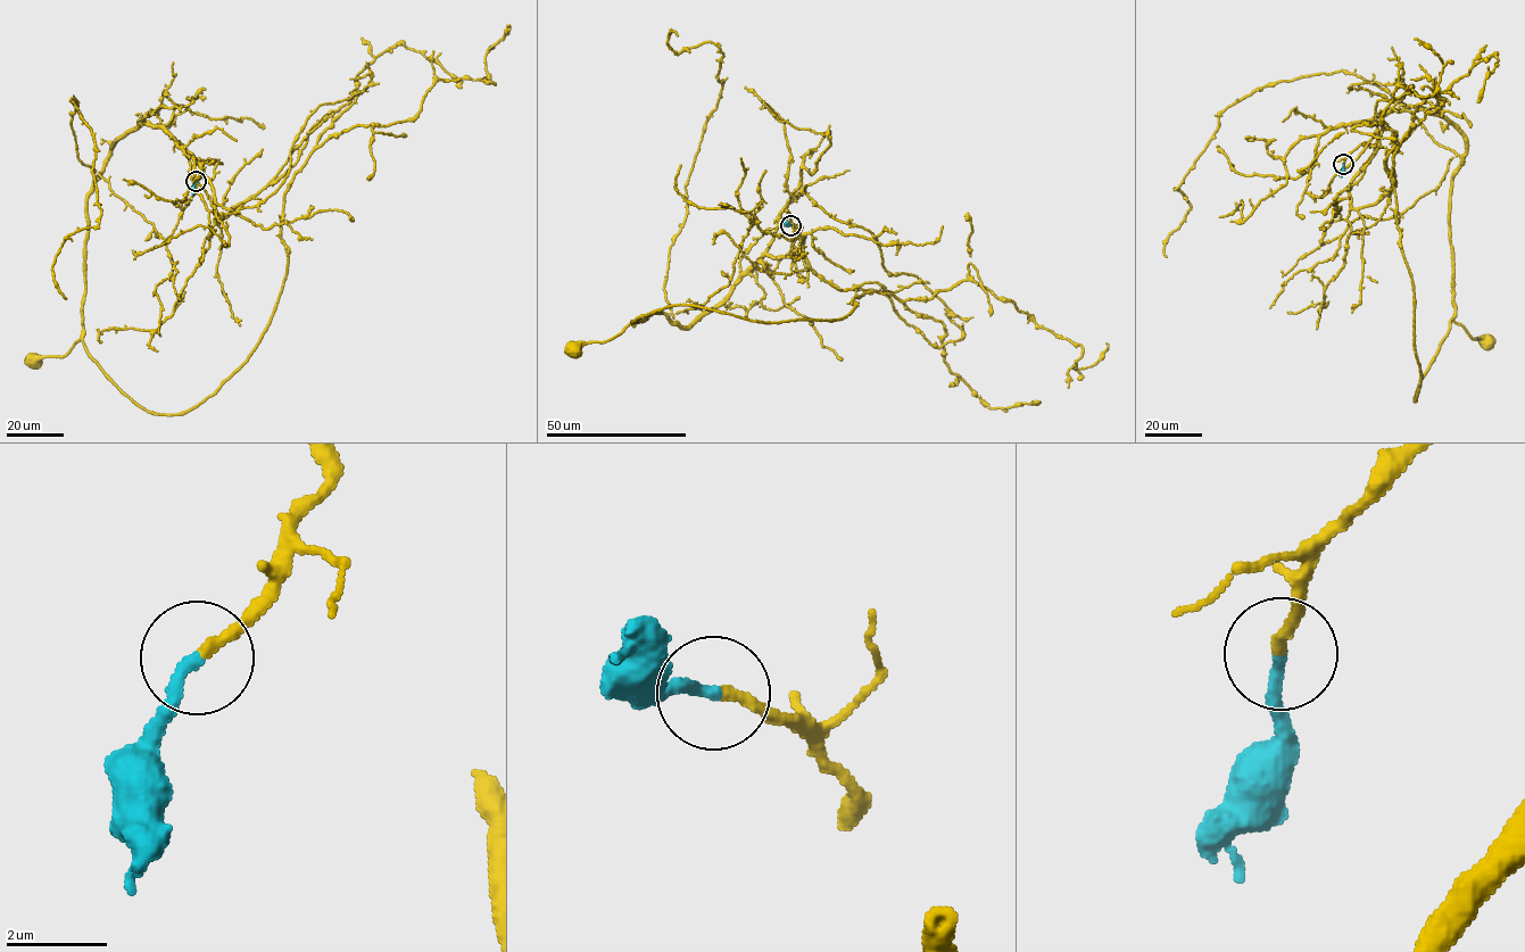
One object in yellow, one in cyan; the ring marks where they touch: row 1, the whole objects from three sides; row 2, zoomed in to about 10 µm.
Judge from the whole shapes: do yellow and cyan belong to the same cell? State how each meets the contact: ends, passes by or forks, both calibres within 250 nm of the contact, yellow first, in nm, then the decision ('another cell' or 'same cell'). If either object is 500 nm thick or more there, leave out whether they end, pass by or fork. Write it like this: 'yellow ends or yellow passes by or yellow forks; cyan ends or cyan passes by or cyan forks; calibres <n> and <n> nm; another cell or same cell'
yellow ends; cyan ends; calibres 240 and 260 nm; same cell

